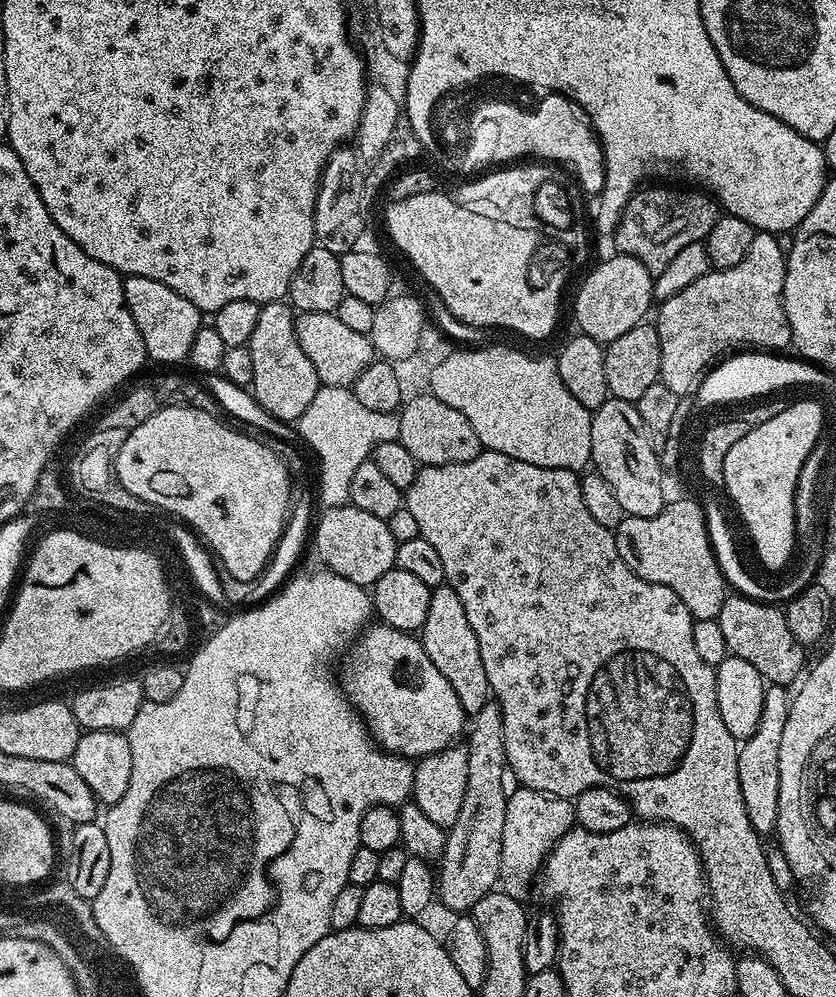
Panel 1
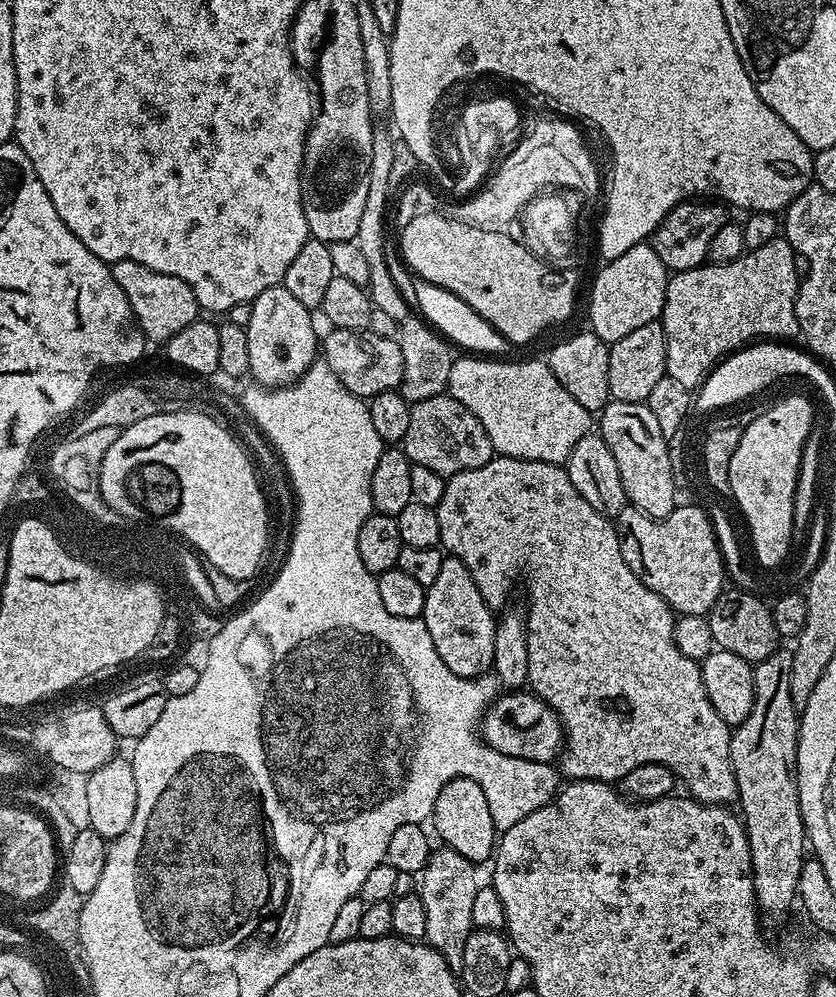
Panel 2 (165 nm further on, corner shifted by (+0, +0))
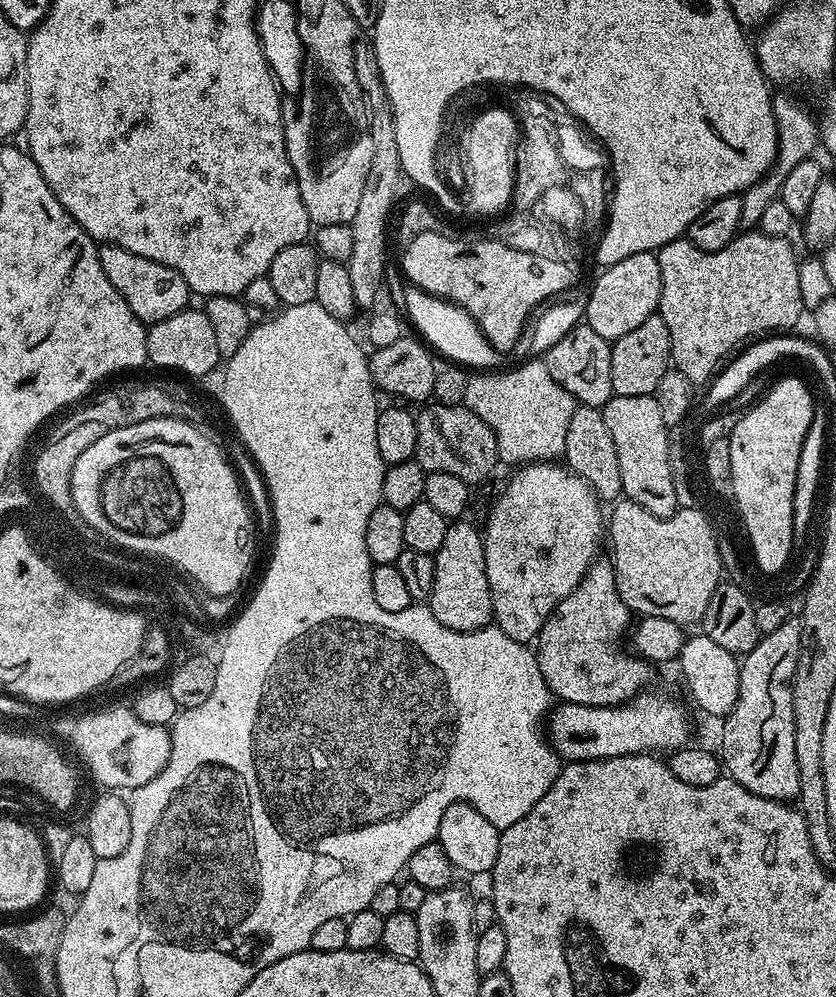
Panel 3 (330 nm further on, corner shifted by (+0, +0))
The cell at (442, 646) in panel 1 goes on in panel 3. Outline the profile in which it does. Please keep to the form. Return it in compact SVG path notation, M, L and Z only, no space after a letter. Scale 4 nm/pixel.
M461 518L449 523L442 546L434 553L434 590L430 597L430 607L434 618L455 632L477 632L493 623L492 595L490 582L486 578L486 554L484 538L479 527L467 524Z

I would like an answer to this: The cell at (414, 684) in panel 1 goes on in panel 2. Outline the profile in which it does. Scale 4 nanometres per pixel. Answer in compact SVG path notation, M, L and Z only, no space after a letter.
M516 690L511 694L501 695L489 707L482 717L482 739L485 744L502 754L526 758L539 764L552 764L561 755L566 744L559 714L528 690Z

